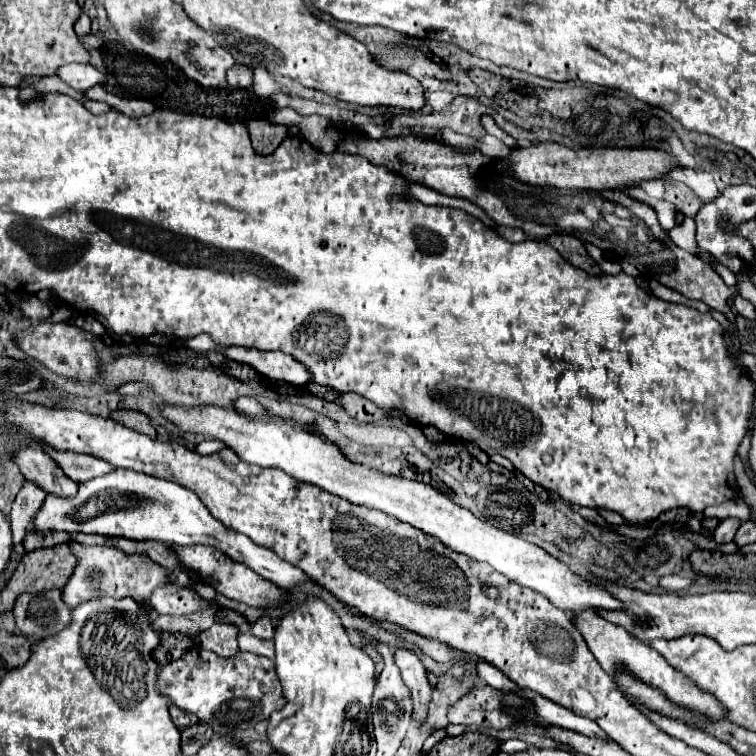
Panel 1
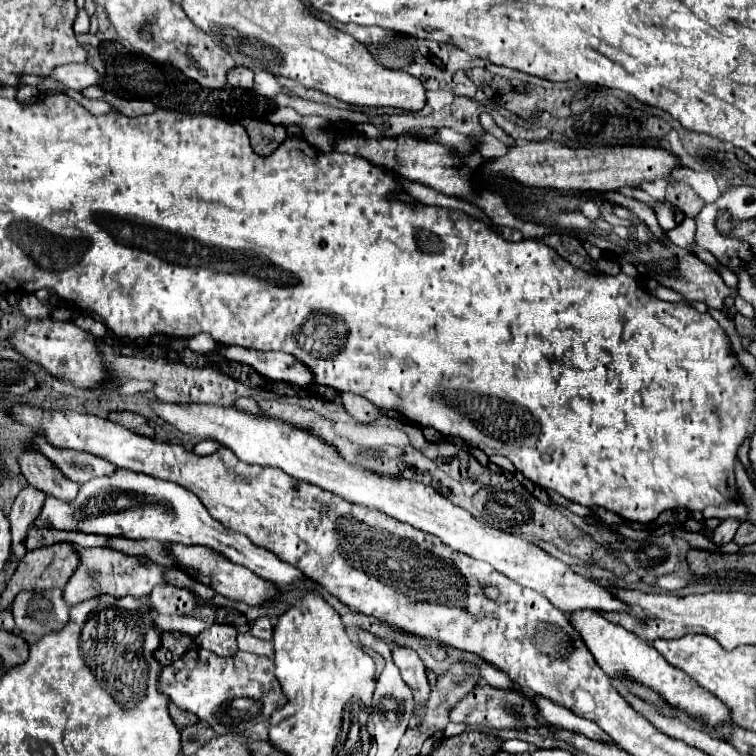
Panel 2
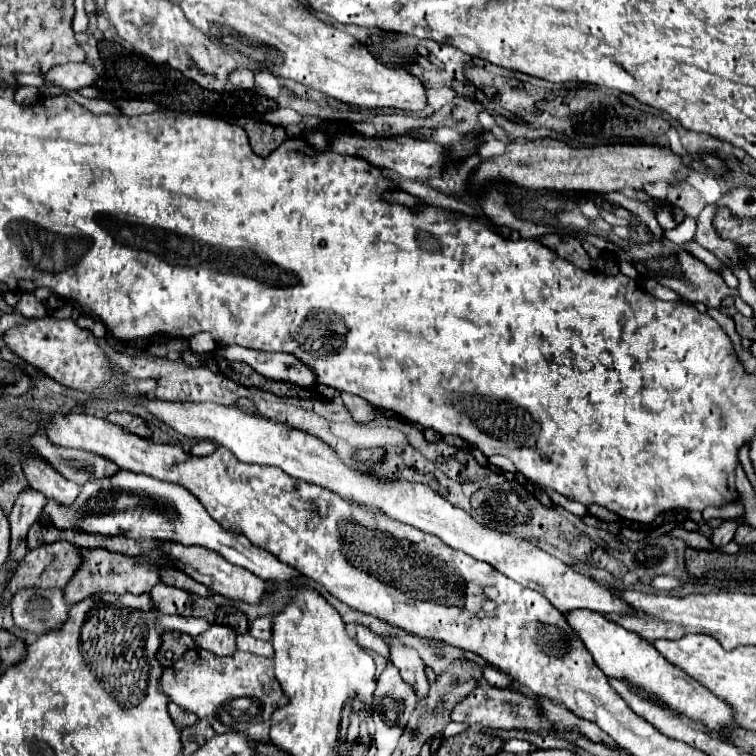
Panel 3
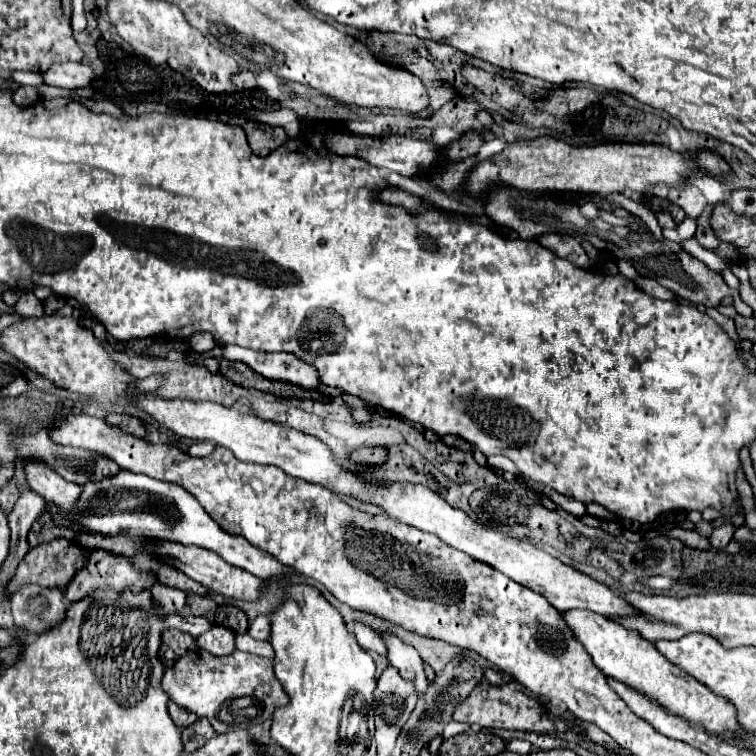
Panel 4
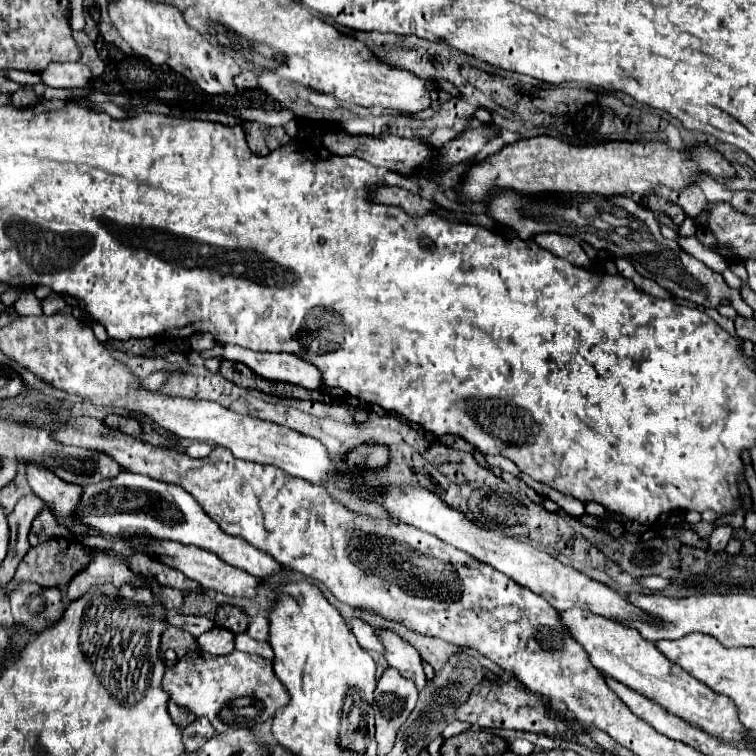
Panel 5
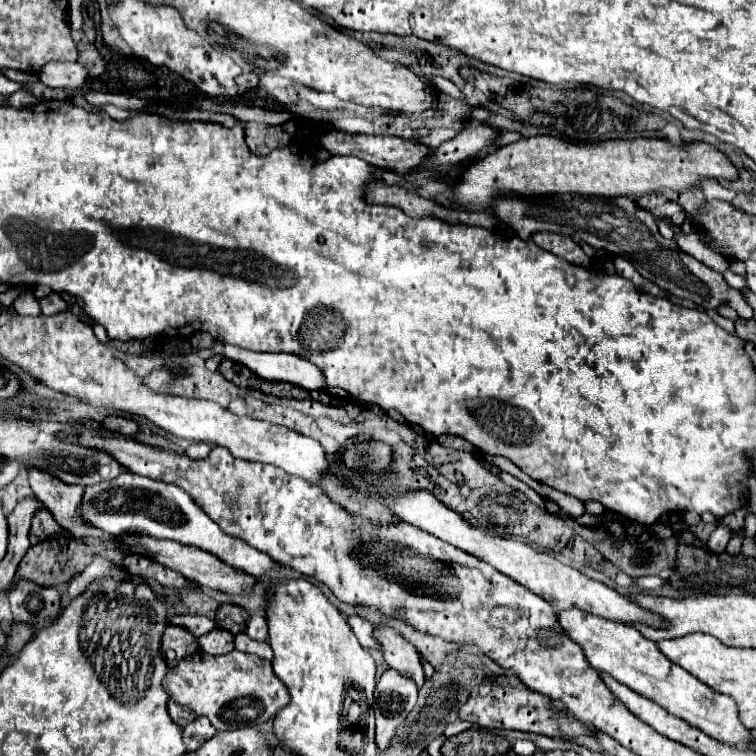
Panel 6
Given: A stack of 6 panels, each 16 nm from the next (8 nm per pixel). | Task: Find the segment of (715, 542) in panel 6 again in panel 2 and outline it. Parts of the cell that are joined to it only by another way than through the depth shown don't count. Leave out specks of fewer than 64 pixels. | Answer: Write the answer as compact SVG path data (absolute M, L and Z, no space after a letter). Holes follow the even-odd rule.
M726 518L726 520L722 520L722 524L714 530L712 540L716 544L728 544L728 542L732 542L738 526L740 526L740 520L738 518Z

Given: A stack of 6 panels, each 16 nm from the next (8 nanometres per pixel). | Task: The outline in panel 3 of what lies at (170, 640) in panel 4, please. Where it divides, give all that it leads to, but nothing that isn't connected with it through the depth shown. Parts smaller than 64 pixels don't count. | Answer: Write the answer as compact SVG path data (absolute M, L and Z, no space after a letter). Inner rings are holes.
M162 632L162 644L156 652L156 658L162 666L168 666L180 656L184 656L186 650L192 650L192 648L196 648L192 636L182 632Z

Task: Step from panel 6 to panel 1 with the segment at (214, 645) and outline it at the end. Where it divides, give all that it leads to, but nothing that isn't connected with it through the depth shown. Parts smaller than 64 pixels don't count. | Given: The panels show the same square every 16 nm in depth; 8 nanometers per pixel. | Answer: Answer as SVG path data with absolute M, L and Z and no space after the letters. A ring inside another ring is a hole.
M216 622L206 632L200 632L194 640L202 648L212 650L222 658L228 658L228 656L234 656L240 650L236 638L238 638L238 626L236 624L220 624L220 622Z

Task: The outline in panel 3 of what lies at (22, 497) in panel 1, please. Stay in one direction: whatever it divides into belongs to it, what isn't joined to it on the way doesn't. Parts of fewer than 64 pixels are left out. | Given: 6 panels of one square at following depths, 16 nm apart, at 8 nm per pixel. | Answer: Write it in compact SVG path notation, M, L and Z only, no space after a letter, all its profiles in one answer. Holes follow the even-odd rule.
M26 488L20 492L20 496L14 502L12 512L8 514L10 528L12 528L12 556L8 558L8 564L4 566L4 574L18 564L24 554L28 552L26 548L26 534L30 526L36 522L36 516L40 516L40 508L44 508L44 494L40 494L34 488Z

